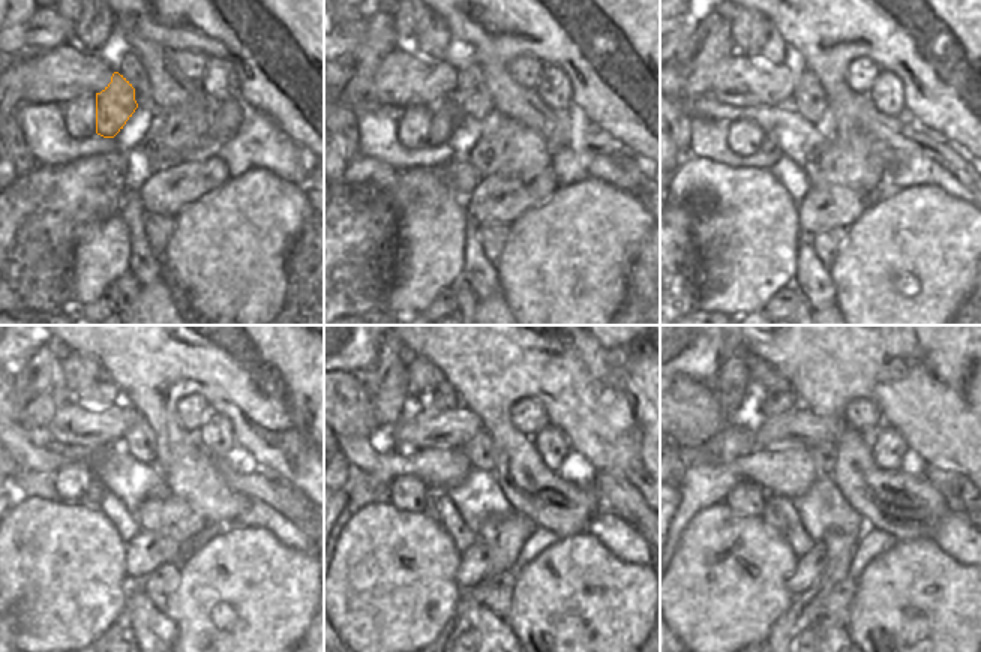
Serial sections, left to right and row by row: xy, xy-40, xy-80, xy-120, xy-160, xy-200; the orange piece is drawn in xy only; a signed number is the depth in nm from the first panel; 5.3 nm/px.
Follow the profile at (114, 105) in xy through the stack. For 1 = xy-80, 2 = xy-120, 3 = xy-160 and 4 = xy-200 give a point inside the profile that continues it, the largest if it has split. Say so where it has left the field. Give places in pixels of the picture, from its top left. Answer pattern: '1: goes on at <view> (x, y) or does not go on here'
1: goes on at xy-80 (770, 143)
2: goes on at xy-120 (96, 490)
3: goes on at xy-160 (432, 493)
4: goes on at xy-200 (773, 519)

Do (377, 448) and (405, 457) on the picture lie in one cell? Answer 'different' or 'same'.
same

